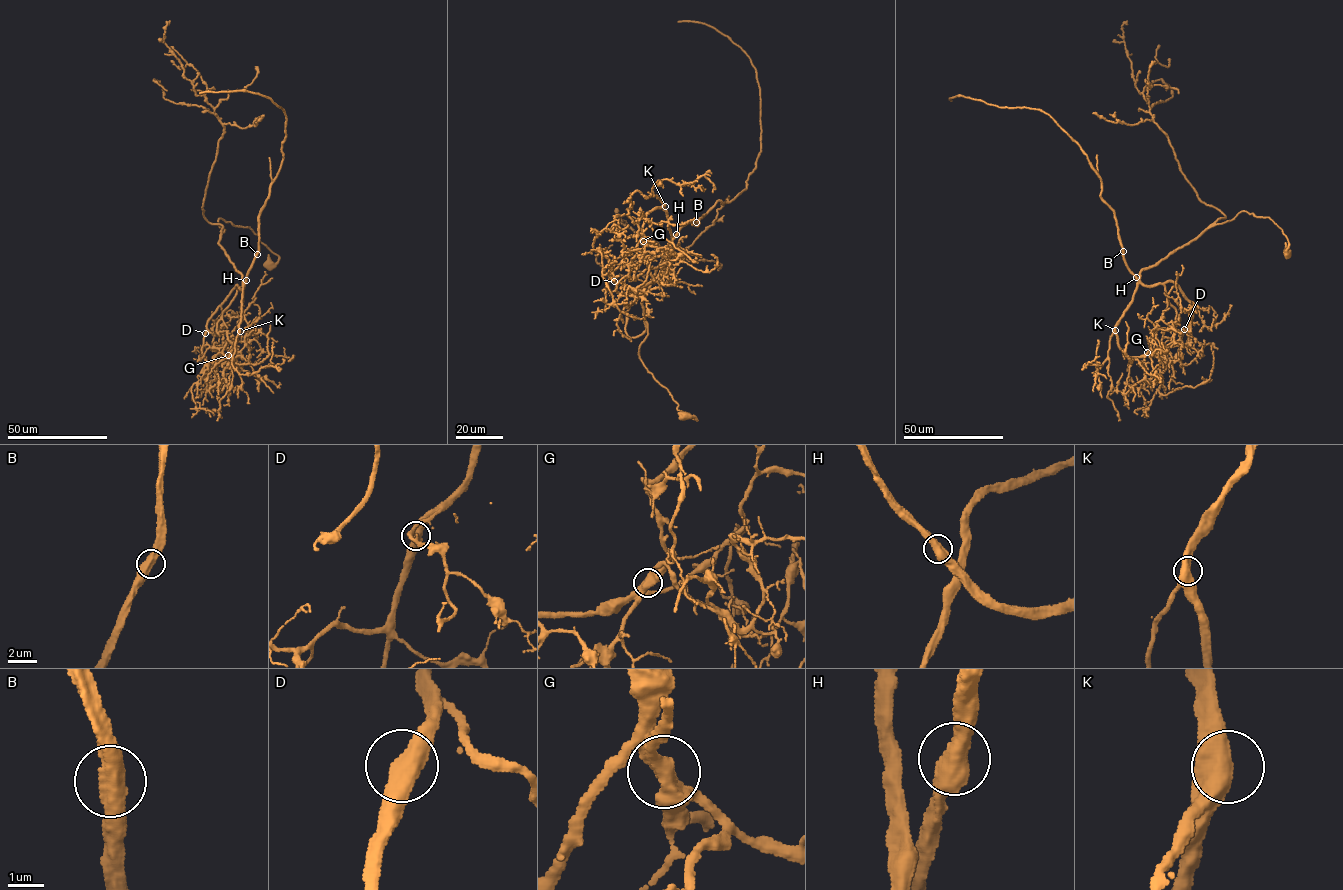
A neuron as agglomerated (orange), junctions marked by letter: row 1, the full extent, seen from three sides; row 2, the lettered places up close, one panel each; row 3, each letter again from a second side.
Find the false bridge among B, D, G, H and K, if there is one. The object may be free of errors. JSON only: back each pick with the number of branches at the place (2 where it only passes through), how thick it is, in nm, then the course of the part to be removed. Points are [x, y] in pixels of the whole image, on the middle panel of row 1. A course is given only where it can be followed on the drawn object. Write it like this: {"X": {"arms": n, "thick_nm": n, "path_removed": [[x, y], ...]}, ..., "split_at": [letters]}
{"G": {"arms": 2, "thick_nm": 550, "path_removed": [[643, 241], [631, 277], [660, 266], [678, 230], [746, 189], [760, 151], [749, 57], [713, 28], [678, 22]]}, "split_at": ["G"]}

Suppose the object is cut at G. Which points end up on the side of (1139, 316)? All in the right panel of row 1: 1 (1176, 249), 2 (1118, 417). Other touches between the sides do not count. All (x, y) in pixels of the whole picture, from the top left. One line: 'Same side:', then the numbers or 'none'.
Same side: none

